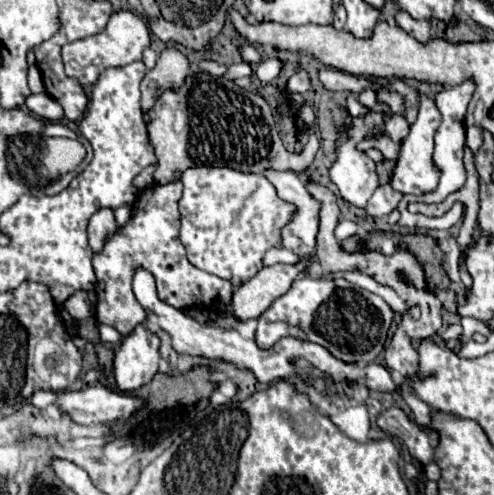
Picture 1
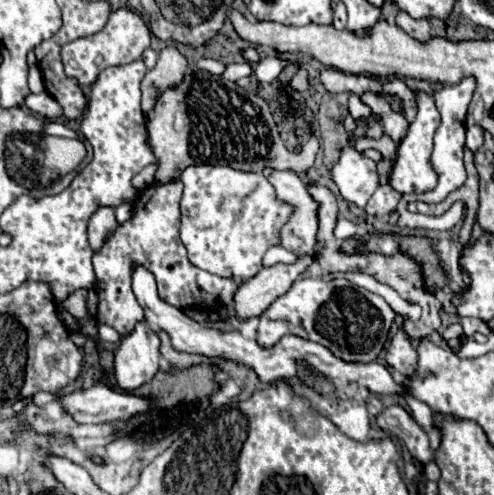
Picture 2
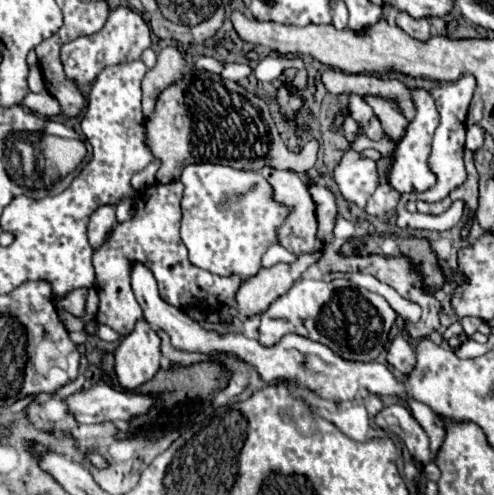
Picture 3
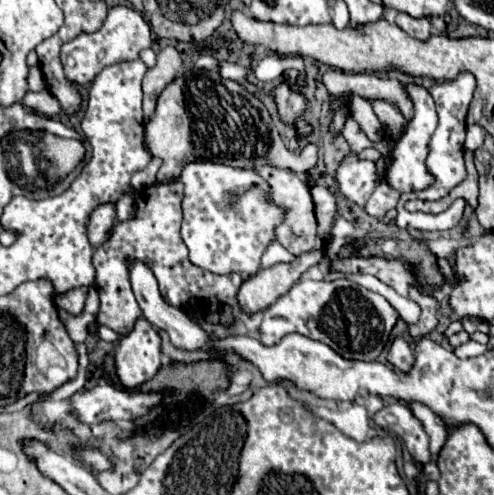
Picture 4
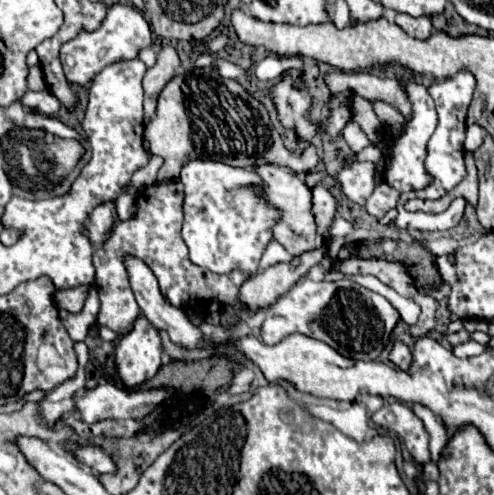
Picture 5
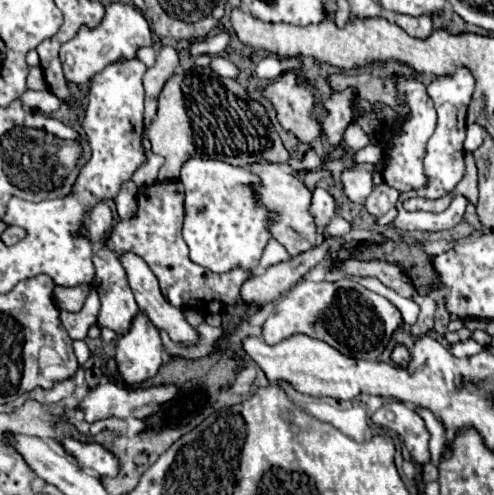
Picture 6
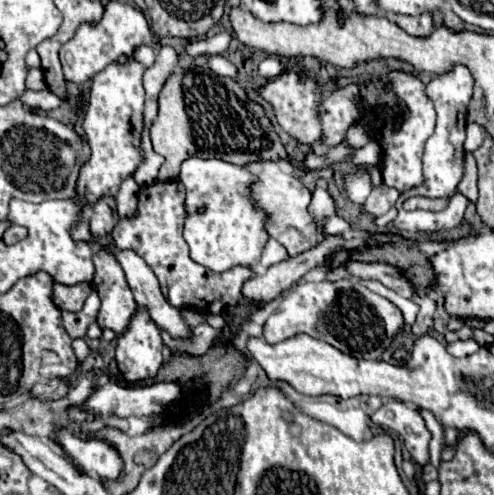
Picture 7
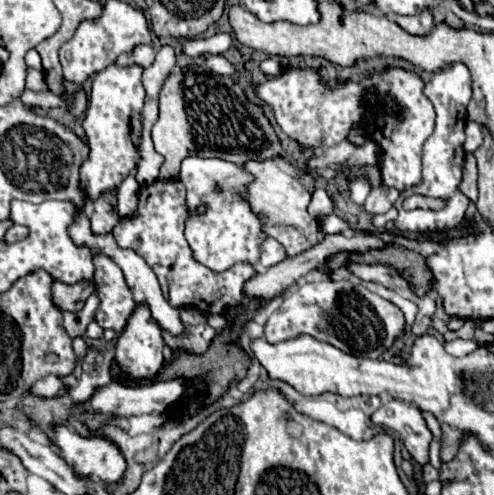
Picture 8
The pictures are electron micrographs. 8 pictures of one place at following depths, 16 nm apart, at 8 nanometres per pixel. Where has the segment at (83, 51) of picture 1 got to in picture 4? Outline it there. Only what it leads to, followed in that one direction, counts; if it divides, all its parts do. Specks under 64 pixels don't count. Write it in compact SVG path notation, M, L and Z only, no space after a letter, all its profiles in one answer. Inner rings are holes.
M116 6L108 10L108 18L98 32L80 34L76 40L66 42L60 50L60 58L64 64L66 78L84 86L90 84L96 78L96 74L100 74L106 66L136 60L144 48L150 48L150 44L152 44L152 32L150 26L144 22L142 14L130 6Z

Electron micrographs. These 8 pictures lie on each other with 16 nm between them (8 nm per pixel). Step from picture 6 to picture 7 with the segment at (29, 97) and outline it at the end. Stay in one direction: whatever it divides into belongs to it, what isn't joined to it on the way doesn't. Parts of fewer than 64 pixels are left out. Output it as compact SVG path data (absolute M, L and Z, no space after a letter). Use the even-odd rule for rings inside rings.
M26 90L24 94L22 94L22 104L24 106L30 106L30 108L42 108L42 110L54 110L54 108L58 108L56 106L56 100L60 102L60 98L56 98L52 92L48 92L48 90L44 90L44 92L32 92L32 90Z

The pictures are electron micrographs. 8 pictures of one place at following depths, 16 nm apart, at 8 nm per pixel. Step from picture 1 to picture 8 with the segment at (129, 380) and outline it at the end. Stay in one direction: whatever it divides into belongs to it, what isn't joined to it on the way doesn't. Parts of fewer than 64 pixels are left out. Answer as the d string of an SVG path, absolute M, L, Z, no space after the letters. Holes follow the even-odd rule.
M138 306L134 310L134 314L130 316L126 330L116 338L116 362L118 362L120 370L132 382L154 378L158 374L162 362L164 362L162 350L164 350L164 340L162 340L160 326L152 320L146 306Z

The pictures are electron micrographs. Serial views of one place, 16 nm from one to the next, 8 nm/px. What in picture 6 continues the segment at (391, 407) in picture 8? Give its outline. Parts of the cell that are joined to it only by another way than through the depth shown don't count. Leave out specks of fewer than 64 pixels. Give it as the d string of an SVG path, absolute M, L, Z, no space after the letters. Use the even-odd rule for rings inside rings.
M398 400L386 402L378 412L372 414L372 422L382 428L394 430L398 436L402 436L408 452L418 464L430 462L430 452L428 452L430 434L412 406Z

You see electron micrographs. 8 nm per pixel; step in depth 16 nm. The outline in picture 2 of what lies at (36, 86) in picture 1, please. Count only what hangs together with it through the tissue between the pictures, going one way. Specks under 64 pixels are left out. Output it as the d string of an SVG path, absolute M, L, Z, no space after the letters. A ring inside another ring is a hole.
M30 66L30 74L28 74L28 86L32 92L44 92L44 84L42 84L42 76L38 66Z

